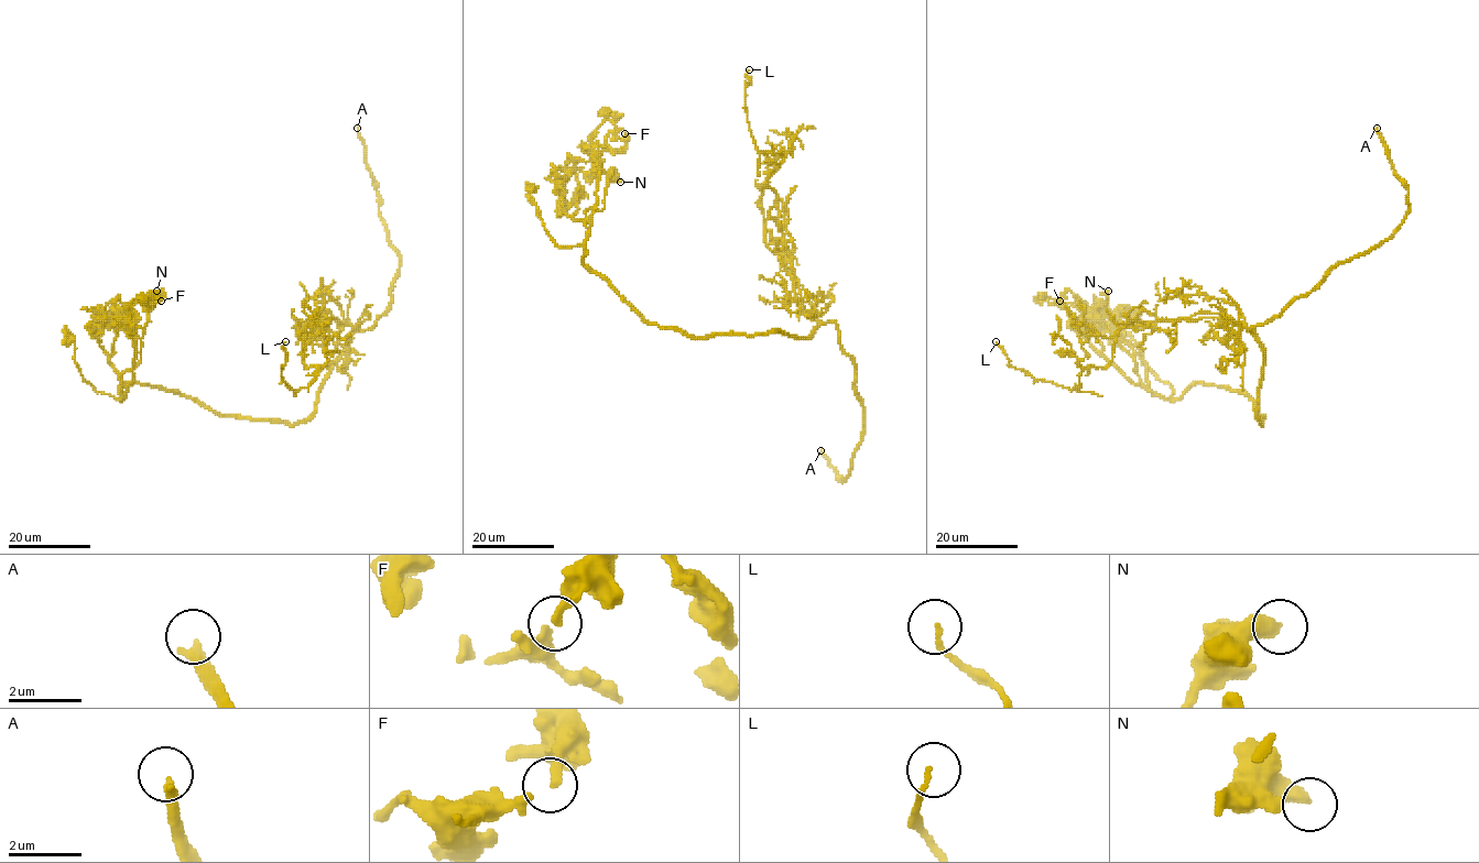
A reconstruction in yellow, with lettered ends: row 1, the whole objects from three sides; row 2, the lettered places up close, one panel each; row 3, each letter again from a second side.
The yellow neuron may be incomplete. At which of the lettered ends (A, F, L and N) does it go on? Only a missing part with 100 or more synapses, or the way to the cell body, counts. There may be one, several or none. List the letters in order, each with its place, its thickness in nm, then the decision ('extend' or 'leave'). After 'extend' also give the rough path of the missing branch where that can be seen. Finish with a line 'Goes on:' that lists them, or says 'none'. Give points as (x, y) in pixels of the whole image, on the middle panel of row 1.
A: at (820, 450); 320 nm thick; extend
F: at (624, 133); 180 nm thick; leave
L: at (749, 69); 120 nm thick; leave
N: at (620, 182); 440 nm thick; leave
Goes on: A

